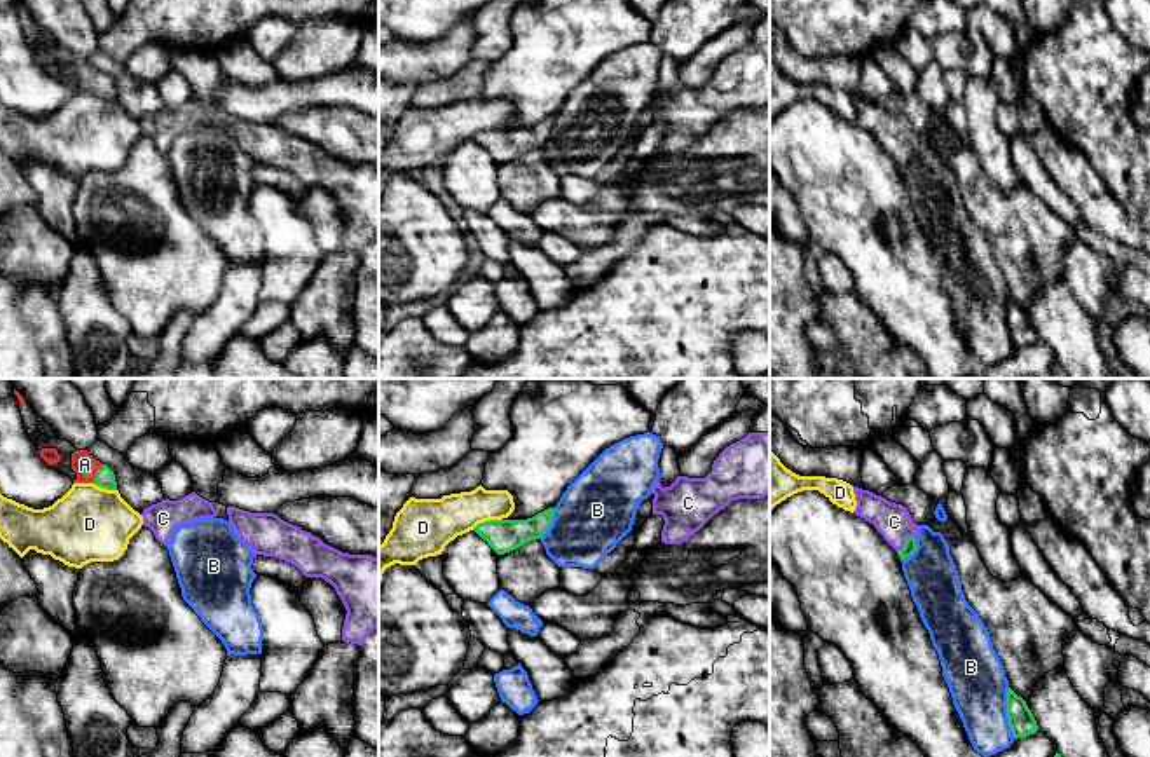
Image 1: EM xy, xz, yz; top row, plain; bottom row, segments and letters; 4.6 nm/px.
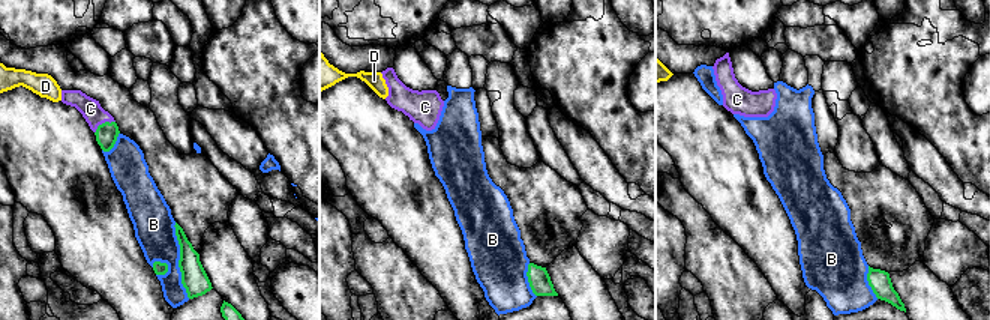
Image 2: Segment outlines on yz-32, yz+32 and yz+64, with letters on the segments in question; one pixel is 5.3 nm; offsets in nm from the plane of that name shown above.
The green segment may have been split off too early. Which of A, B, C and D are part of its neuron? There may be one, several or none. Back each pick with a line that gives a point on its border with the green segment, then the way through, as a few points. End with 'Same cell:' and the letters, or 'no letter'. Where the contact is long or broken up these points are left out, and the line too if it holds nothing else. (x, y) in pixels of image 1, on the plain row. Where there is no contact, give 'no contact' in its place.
A: contact xy (96, 82); way xy (105, 88), (96, 82), (84, 74)
C: contact yz (904, 152); way yz (910, 156), (904, 152), (894, 131)
Same cell: A, C

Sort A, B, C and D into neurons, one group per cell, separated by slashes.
A C / B / D

